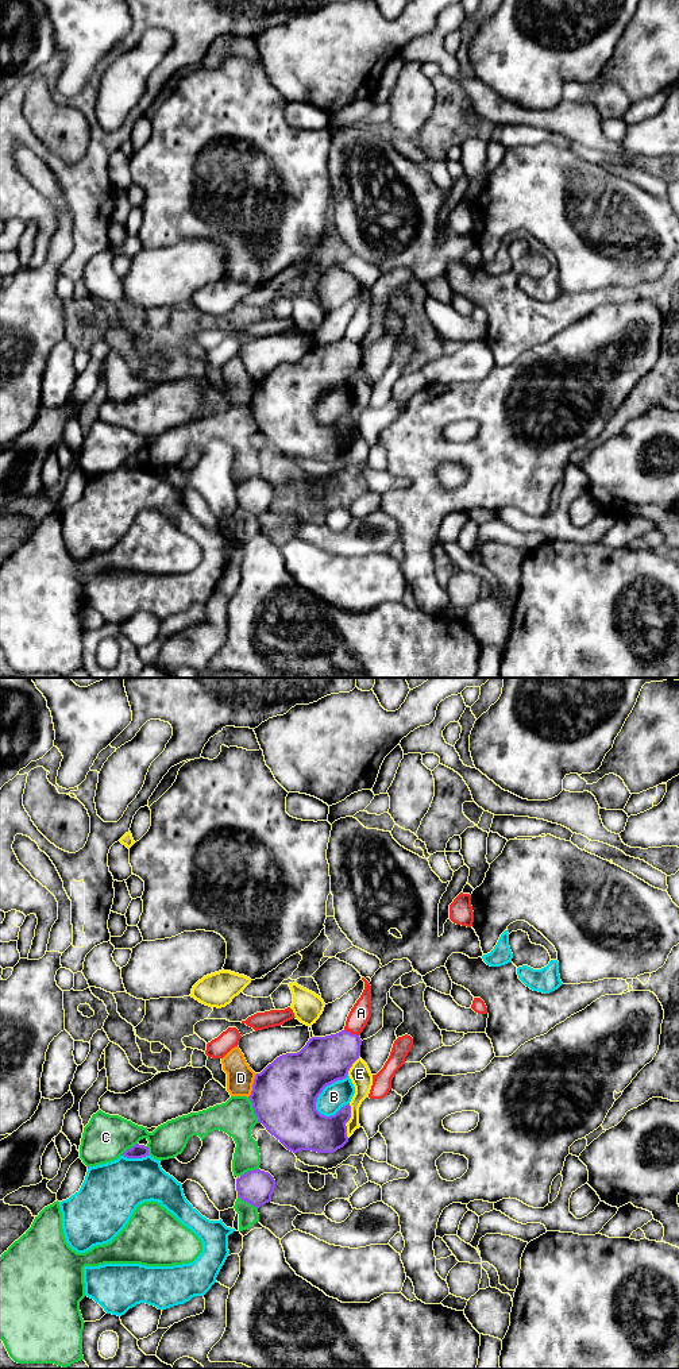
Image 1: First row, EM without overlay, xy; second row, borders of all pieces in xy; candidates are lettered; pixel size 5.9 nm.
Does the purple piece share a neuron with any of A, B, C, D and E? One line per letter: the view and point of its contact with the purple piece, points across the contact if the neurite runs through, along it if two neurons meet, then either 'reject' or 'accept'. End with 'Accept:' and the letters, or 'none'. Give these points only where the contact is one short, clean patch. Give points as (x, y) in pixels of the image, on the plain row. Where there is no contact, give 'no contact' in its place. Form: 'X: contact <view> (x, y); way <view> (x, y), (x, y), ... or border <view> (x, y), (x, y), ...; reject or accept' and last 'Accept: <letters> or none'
A: contact xy (351, 342); border xy (344, 338), (358, 344); reject
B: contact xy (323, 397); reject
C: contact xy (254, 419); reject
D: contact xy (253, 394); reject
E: contact xy (348, 428); reject
Accept: none

